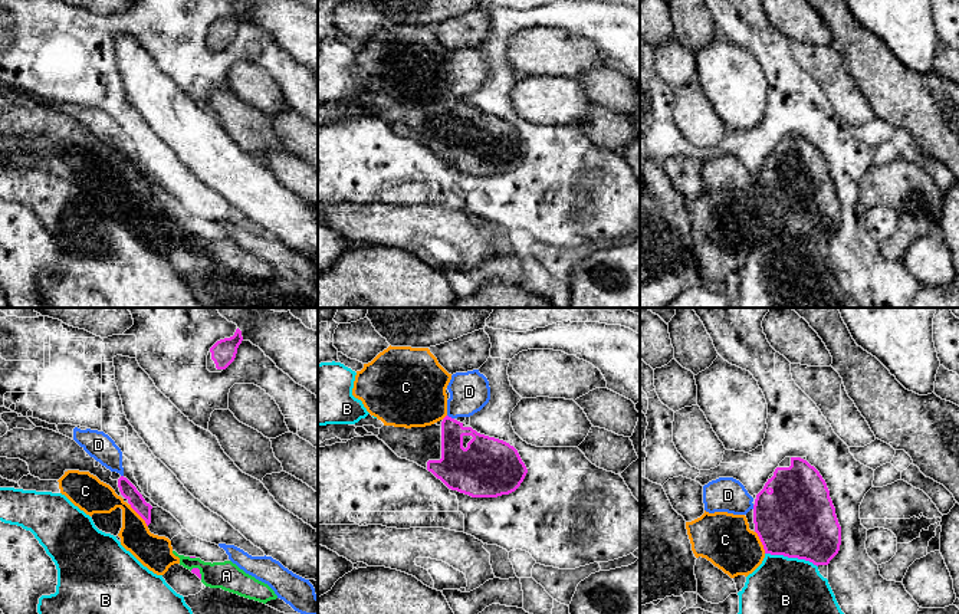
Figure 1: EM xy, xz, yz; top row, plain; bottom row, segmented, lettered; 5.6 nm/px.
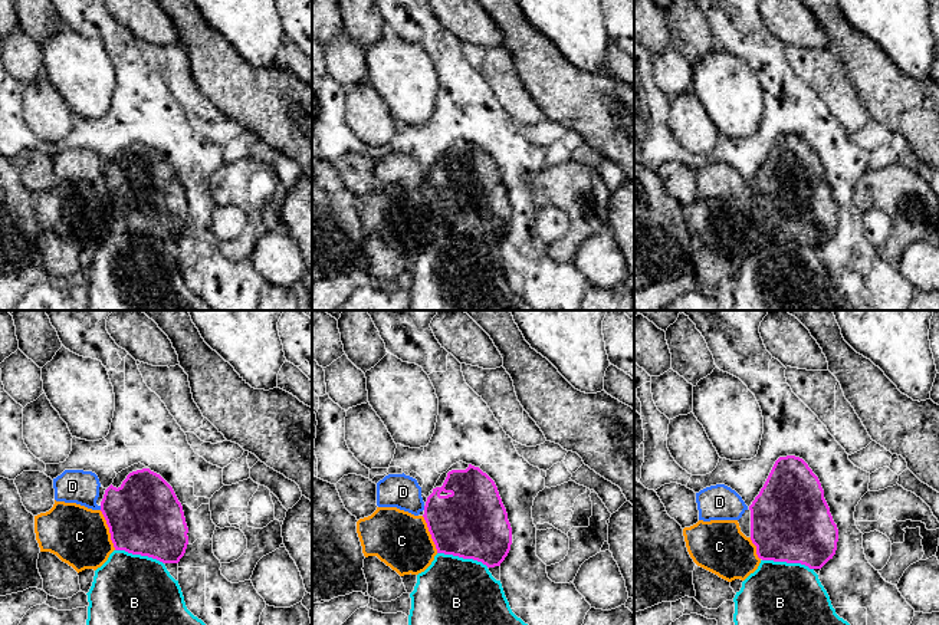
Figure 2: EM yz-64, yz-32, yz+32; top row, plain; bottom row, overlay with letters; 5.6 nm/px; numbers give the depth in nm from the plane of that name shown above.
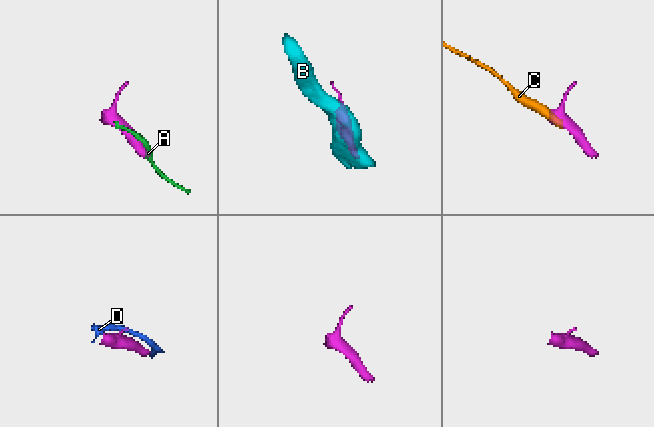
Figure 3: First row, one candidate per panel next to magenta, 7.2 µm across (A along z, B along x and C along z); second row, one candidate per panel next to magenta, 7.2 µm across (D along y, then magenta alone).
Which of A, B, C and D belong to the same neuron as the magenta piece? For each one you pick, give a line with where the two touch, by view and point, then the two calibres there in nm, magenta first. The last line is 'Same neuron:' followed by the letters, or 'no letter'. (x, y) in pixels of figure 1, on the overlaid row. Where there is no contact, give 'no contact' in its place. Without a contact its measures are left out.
Same neuron: no letter

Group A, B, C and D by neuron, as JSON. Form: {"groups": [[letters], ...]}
{"groups": [["A", "C"], ["B"], ["D"]]}

